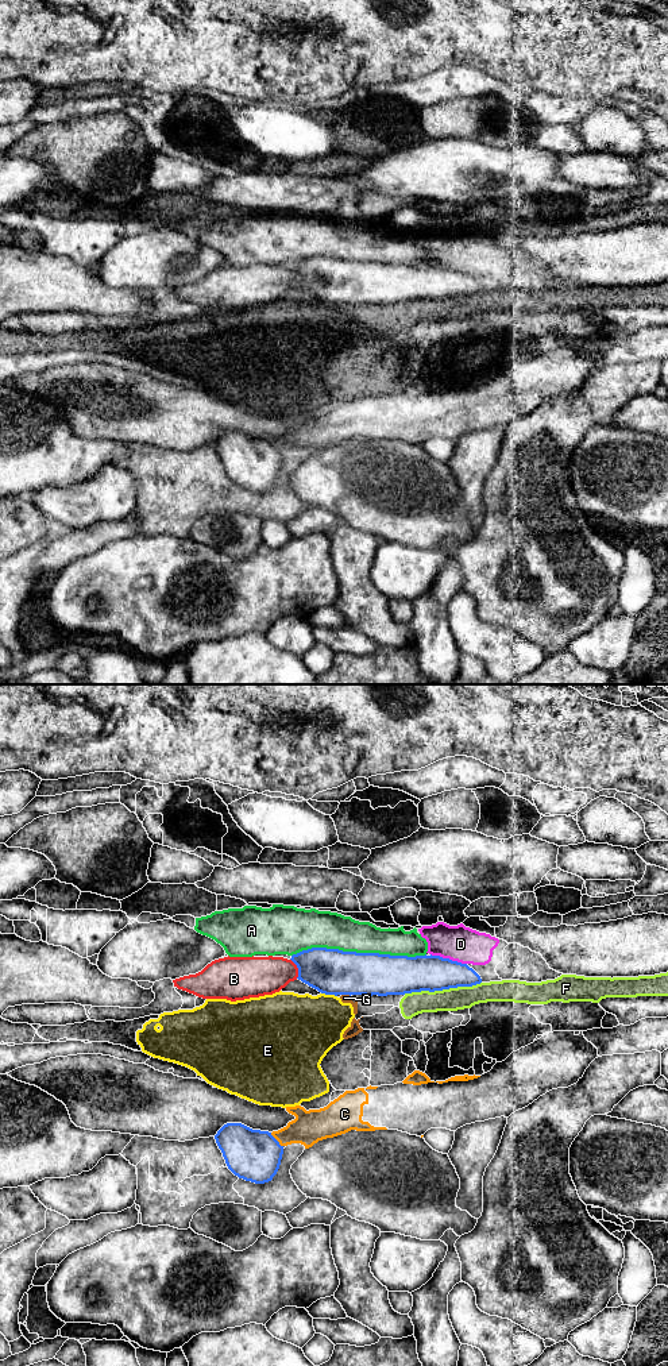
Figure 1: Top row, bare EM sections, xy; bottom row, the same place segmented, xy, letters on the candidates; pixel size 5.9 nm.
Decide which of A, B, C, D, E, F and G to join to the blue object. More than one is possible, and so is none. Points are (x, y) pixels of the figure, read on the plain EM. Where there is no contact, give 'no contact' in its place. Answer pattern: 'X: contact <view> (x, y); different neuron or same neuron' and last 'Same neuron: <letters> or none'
A: contact xy (358, 262); different neuron
B: contact xy (297, 276); different neuron
C: contact xy (275, 448); different neuron
D: contact xy (448, 267); different neuron
E: contact xy (329, 303); different neuron
F: contact xy (441, 298); different neuron
G: contact xy (346, 303); different neuron
Same neuron: none

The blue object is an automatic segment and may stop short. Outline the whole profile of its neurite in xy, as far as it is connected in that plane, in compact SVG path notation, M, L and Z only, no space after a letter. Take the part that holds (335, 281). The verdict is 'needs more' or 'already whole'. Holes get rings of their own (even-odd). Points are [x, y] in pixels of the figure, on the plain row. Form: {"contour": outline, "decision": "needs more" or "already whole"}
{"contour": "M312 256L293 263L290 269L298 277L298 289L321 302L335 305L387 305L421 300L435 301L457 296L472 296L482 292L480 285L467 273L432 263L408 266Z", "decision": "already whole"}

